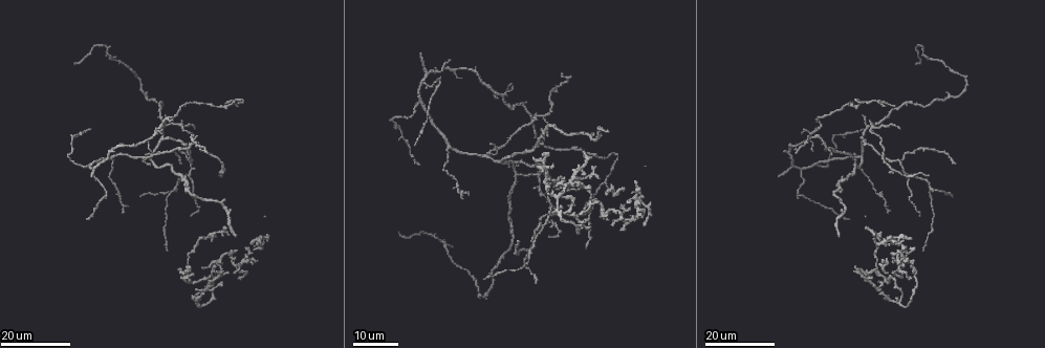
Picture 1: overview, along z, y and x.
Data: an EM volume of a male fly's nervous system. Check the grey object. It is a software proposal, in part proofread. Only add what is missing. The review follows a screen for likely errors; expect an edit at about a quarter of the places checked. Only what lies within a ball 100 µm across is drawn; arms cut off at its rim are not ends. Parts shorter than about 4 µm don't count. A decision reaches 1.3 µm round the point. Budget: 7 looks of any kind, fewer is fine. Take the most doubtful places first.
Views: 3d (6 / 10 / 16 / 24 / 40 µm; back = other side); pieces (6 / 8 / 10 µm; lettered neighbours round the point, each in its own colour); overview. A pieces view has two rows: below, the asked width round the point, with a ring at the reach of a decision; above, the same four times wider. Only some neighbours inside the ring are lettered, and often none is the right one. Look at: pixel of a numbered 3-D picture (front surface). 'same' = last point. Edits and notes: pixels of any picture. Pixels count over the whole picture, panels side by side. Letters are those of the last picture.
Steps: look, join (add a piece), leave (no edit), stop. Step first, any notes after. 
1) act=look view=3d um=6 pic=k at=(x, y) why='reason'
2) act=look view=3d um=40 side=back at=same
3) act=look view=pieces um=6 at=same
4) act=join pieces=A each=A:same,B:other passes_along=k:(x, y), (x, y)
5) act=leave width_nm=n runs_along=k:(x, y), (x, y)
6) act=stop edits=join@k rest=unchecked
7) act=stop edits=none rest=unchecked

act=look view=3d um=24 pic=1 at=(225, 201) why='free end'

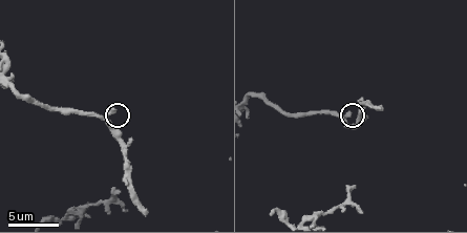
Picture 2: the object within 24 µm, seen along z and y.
act=look view=pieces um=6 pic=2 at=(347, 112)

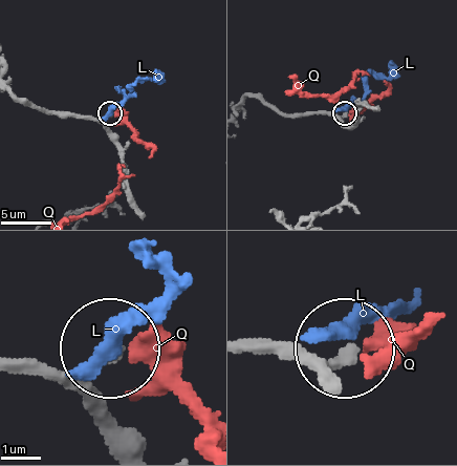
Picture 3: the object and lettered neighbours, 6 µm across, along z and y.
act=leave width_nm=270 each=L:other,Q:other runs_along=3:(246, 346), (307, 356), (344, 350) found='no lettered piece goes on from it'

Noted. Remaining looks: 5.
act=look view=3d um=24 pic=1 at=(856, 266) why='free end'

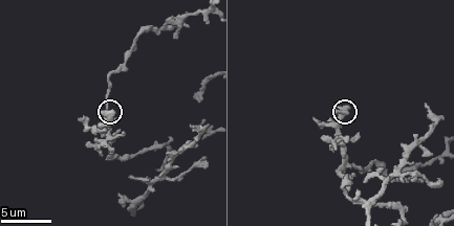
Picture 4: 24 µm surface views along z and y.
act=look view=3d um=6 pic=4 at=(348, 108)

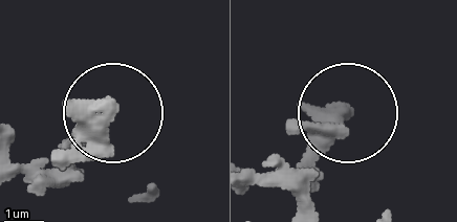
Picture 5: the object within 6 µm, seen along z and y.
act=look view=pieces um=8 pic=5 at=(340, 114) why='what lies round it'

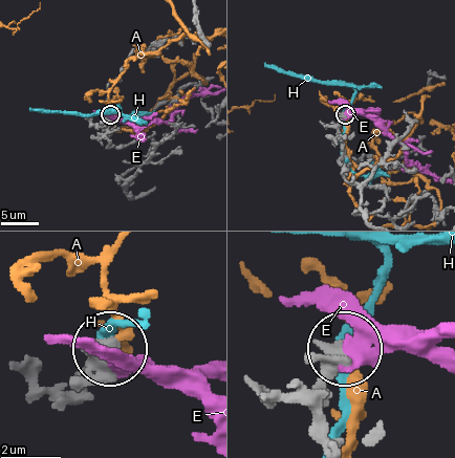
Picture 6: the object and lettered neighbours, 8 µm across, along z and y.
act=leave width_nm=280 each=A:other,E:other,H:other found='none of them fits'

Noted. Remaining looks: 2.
act=look view=3d um=16 pic=1 at=(557, 190) why='thin end'

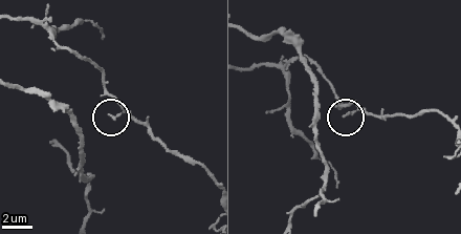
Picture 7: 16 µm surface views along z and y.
act=look view=pieces um=6 pic=7 at=(346, 116) why='what lies round it'

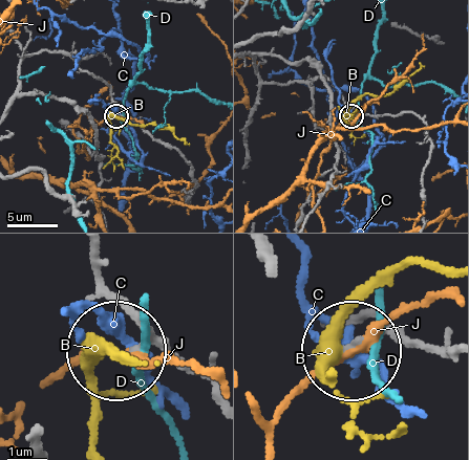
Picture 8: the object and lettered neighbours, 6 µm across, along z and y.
act=leave each=B:other,C:other,D:other,J:other found='no lettered piece goes on from it'

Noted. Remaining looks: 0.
act=stop edits=none rest=unchecked

